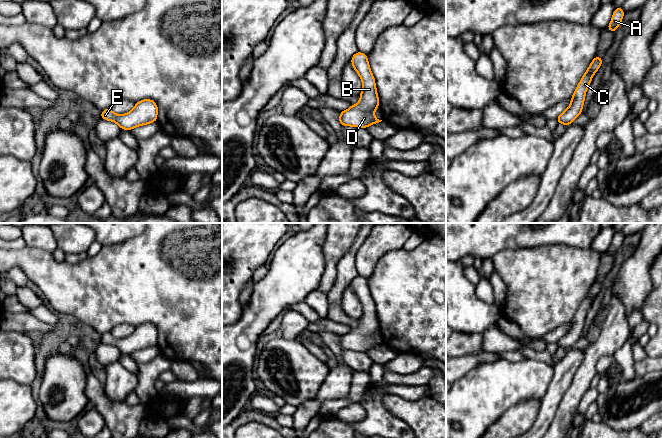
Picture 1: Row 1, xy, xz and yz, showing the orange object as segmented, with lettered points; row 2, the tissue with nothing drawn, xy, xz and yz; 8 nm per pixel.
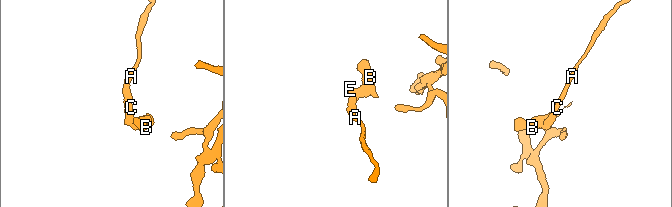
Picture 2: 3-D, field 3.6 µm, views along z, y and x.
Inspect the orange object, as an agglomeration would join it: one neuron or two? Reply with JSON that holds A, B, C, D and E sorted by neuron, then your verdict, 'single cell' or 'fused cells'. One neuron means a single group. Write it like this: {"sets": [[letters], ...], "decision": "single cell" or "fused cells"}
{"sets": [["A", "B", "C", "D", "E"]], "decision": "single cell"}

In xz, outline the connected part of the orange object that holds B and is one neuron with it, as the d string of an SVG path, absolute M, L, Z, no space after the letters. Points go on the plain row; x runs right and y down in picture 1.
M358 275L352 280L351 286L362 304L363 312L359 326L351 329L347 334L341 335L339 346L342 350L367 352L382 345L374 339L374 335L380 331L375 302L371 296L366 278Z

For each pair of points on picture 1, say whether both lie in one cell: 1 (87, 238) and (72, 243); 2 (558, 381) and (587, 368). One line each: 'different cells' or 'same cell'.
1: same cell
2: different cells

